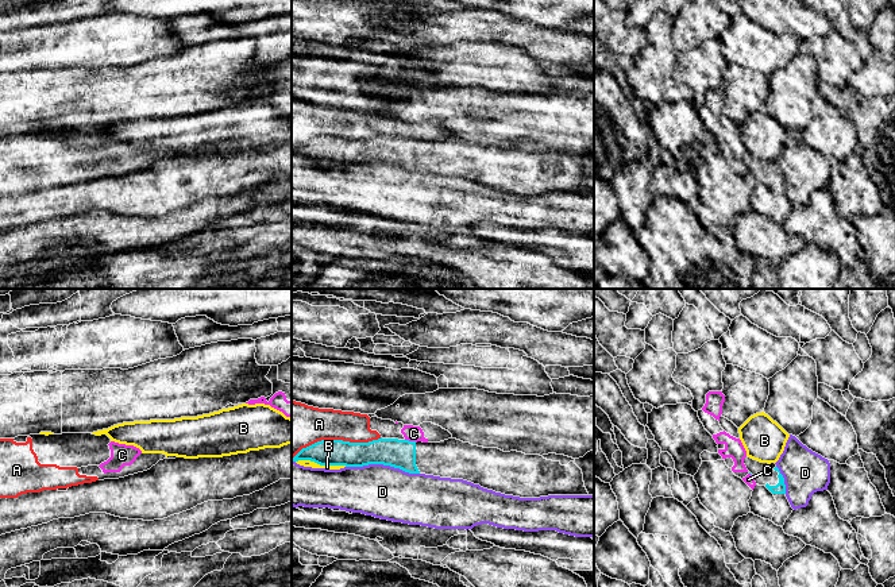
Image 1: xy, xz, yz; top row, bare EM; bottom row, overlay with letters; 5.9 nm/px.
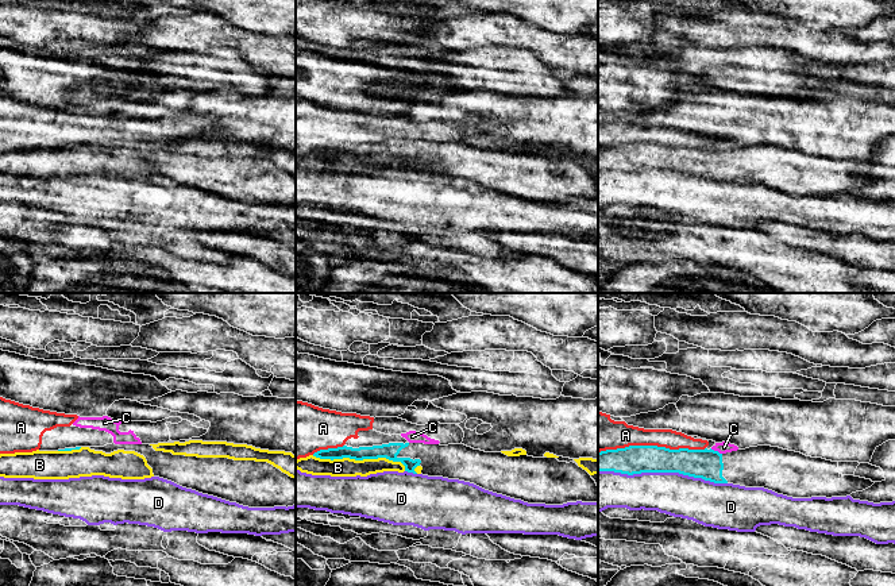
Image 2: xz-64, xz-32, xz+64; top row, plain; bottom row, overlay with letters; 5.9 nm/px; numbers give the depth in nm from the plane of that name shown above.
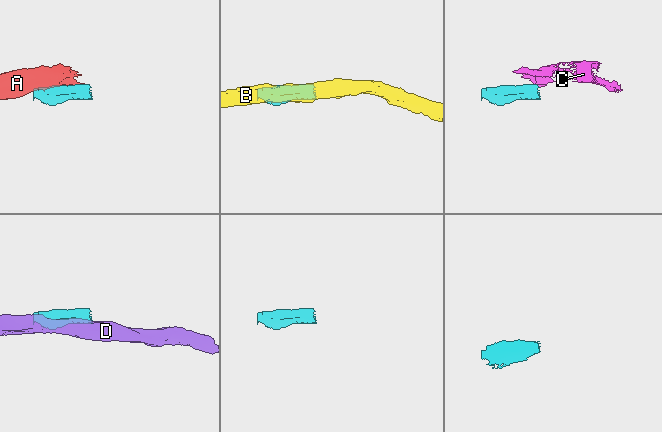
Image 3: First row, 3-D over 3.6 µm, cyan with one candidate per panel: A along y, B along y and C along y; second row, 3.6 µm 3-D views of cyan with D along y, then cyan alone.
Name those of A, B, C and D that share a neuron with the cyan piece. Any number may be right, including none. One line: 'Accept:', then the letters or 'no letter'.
Accept: no letter

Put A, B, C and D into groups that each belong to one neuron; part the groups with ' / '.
A C / B / D

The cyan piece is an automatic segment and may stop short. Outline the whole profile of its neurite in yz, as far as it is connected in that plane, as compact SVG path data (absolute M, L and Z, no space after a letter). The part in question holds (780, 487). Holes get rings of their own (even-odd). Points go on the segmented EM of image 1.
M748 456L744 464L756 482L748 501L751 513L783 528L794 509L786 497L784 478L779 468L775 463L760 463Z

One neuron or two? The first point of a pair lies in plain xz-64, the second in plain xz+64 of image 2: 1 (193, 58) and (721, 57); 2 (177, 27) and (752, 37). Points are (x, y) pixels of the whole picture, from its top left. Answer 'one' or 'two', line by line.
1: one
2: one

